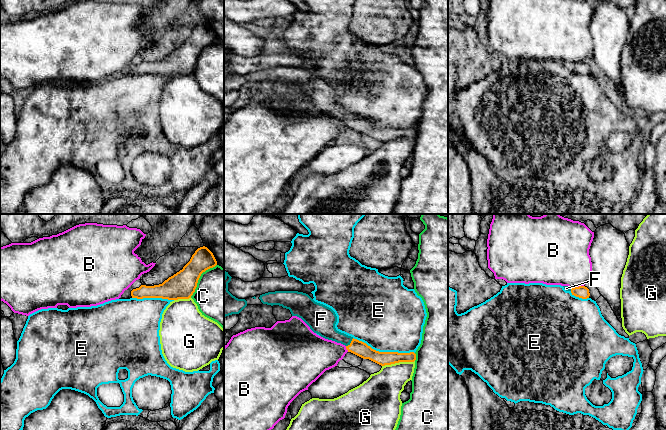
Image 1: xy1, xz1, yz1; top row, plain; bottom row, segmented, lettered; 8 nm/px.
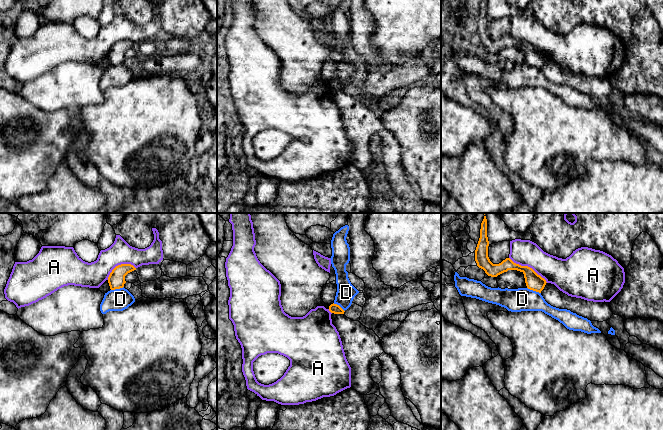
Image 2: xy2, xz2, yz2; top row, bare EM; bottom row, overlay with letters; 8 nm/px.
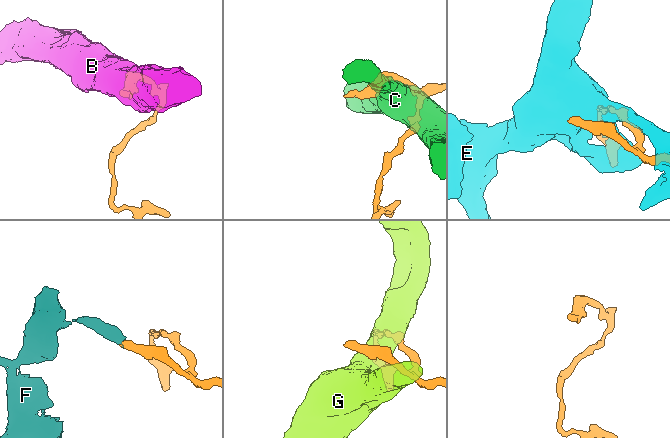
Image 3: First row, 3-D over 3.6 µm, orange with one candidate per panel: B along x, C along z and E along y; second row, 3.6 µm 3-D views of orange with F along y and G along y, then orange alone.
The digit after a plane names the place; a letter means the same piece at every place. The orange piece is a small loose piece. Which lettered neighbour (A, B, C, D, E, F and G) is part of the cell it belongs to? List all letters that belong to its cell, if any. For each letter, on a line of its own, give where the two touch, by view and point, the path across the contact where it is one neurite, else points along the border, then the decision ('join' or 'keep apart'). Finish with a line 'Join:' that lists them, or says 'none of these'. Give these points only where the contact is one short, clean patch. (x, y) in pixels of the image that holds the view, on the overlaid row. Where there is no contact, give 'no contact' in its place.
A: yz2 (527, 266) | keep apart
B: yz1 (576, 287) | along yz1 (583, 285), (570, 288) | keep apart
C: xy1 (199, 277) | keep apart
D: yz2 (534, 290) | along yz2 (527, 287), (540, 293) | keep apart
E: xz1 (384, 352) | keep apart
F: xz1 (351, 342) | across xz1 (359, 348), (351, 342), (336, 336), (325, 325) | join
G: xz1 (398, 362) | along xz1 (414, 360), (382, 366) | keep apart
Join: F

